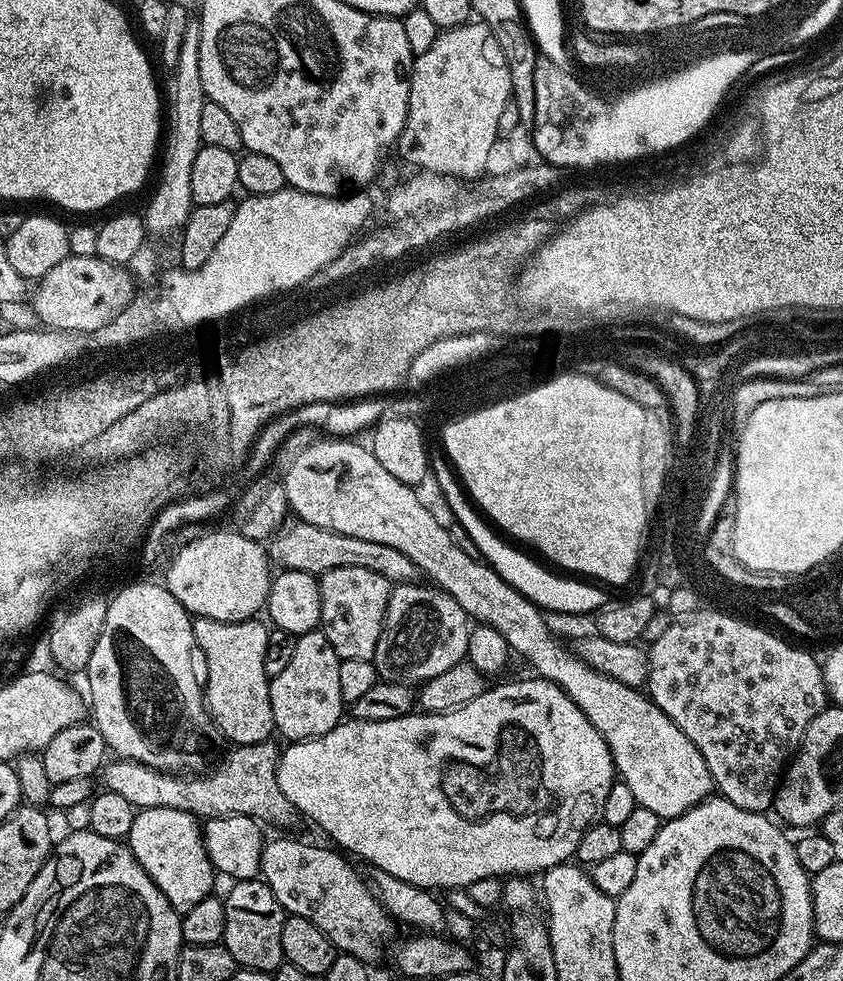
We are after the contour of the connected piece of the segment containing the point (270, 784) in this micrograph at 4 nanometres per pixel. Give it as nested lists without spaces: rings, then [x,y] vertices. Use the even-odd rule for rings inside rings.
[[[266,739],[257,744],[233,747],[233,752],[217,766],[216,772],[208,772],[205,776],[160,772],[142,762],[116,758],[113,764],[108,762],[103,765],[103,787],[114,794],[122,794],[122,798],[126,798],[126,802],[138,810],[169,808],[191,812],[197,818],[251,816],[265,825],[268,823],[276,828],[292,828],[296,823],[301,823],[302,817],[278,786],[276,763],[280,761],[280,752],[272,743],[271,739]]]

